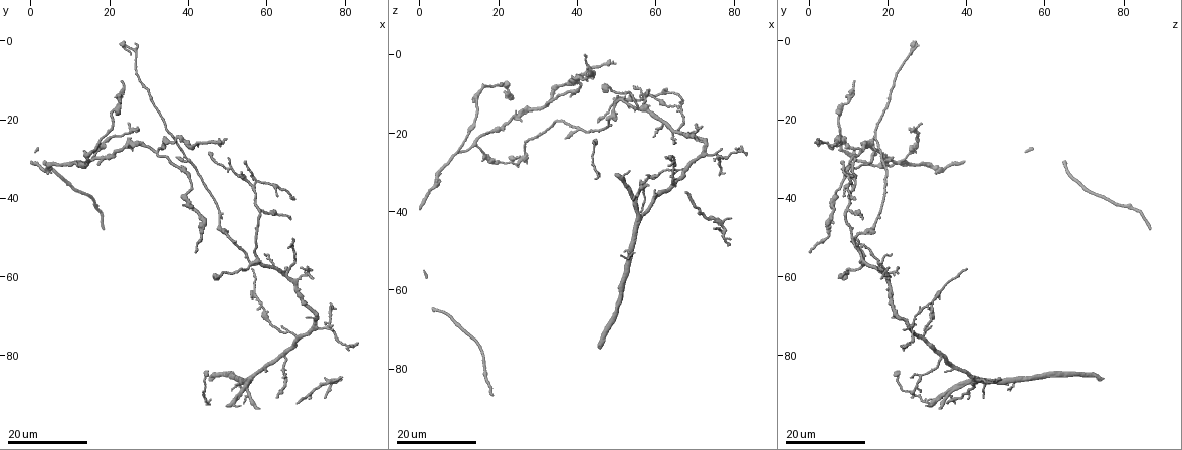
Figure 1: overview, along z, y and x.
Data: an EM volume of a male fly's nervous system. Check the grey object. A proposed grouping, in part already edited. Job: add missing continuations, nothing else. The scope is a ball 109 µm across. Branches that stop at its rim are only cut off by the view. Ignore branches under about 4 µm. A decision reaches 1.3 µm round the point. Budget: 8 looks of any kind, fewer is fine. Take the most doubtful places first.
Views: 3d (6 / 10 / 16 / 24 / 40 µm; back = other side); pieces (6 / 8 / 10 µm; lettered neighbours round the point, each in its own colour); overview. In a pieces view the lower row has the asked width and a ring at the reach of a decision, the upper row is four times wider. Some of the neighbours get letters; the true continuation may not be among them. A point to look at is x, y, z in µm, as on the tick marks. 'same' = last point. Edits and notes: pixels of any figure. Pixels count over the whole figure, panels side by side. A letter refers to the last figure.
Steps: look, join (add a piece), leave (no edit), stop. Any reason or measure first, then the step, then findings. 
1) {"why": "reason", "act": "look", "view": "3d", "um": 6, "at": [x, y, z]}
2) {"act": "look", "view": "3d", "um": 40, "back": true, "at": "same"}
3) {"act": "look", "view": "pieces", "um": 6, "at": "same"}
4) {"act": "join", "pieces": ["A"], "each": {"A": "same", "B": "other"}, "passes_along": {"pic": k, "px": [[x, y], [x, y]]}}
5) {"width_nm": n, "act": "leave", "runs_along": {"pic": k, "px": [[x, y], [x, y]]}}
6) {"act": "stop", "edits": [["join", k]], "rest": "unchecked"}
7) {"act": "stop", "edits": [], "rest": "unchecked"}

{"why": "thin end", "act": "look", "view": "3d", "um": 16, "at": [50.5, 30.0, 12.0]}

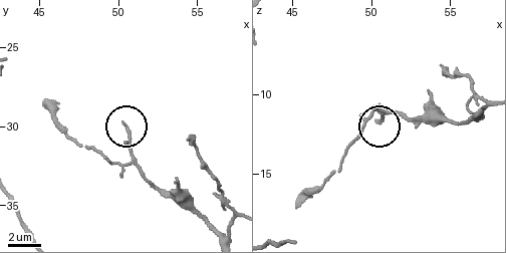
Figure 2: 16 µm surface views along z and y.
{"act": "look", "view": "3d", "um": 10, "at": [50.5, 29.8, 11.6]}

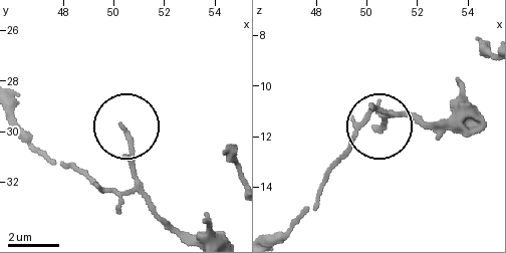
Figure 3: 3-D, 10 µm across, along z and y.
{"why": "what lies round it", "act": "look", "view": "pieces", "um": 10, "at": [50.4, 30.0, 11.7]}

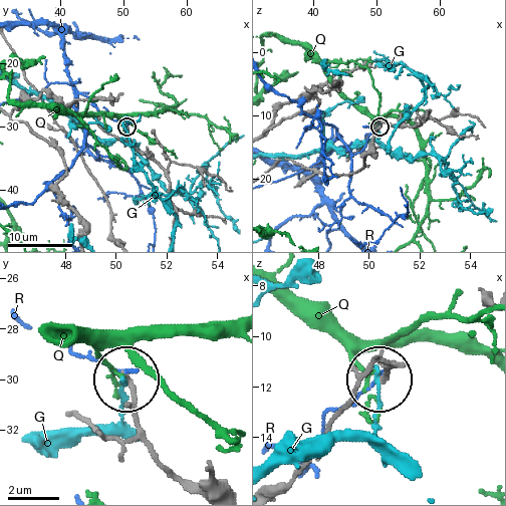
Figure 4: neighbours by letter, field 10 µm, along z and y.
{"act": "leave", "each": {"G": "other", "Q": "other", "R": "other"}, "runs_along": {"pic": 4, "px": [[189, 486], [148, 443], [125, 380]]}, "found": "no lettered piece goes on from it"}

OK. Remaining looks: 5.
{"why": "end of a long branch", "act": "look", "view": "3d", "um": 16, "at": [45.5, 29.0, 17.0]}

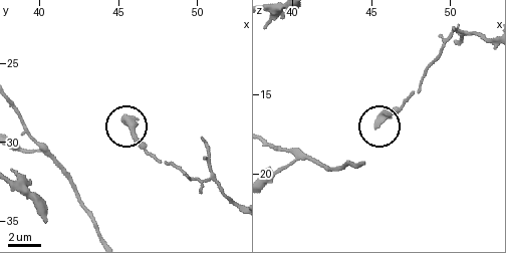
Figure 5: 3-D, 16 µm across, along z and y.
{"act": "look", "view": "pieces", "um": 10, "at": [45.3, 28.8, 17.0]}

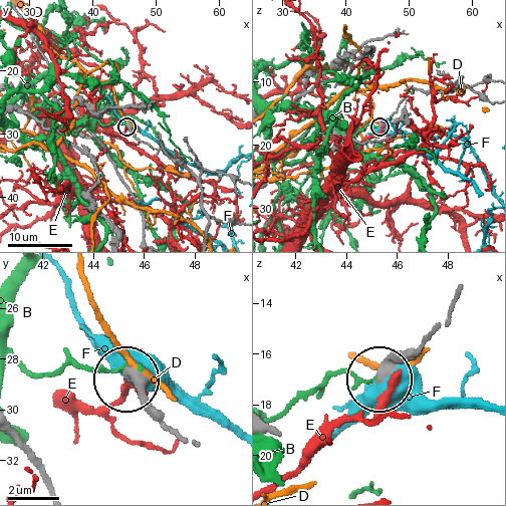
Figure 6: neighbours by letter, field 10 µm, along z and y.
{"act": "leave", "each": {"B": "other", "D": "other", "E": "other", "F": "other"}, "found": "none of them fits"}

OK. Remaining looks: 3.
{"why": "long arm stops here", "act": "look", "view": "3d", "um": 24, "at": [42.5, 54.0, 0.0]}

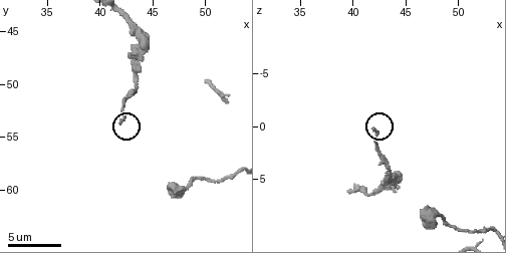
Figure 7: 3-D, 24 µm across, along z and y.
{"act": "look", "view": "3d", "um": 10, "at": [42.0, 53.6, 0.2]}

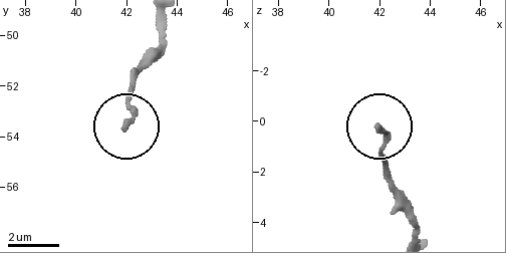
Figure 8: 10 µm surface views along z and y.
{"act": "look", "view": "pieces", "um": 8, "at": [42.0, 53.5, 0.3]}

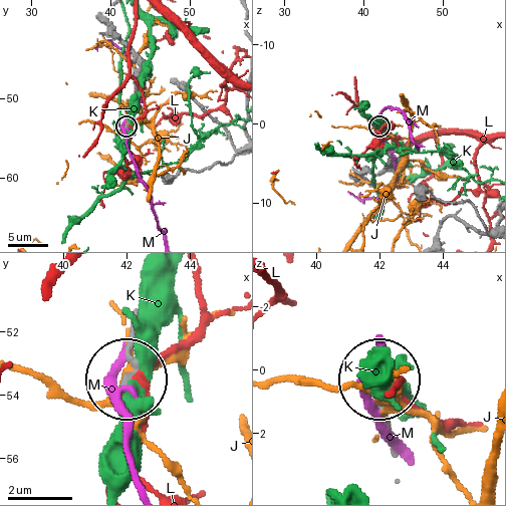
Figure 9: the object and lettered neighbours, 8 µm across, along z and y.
{"act": "leave", "each": {"J": "other", "K": "other", "L": "other", "M": "other"}, "found": "none of them fits"}

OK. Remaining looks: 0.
{"act": "stop", "edits": [], "rest": "unchecked"}

